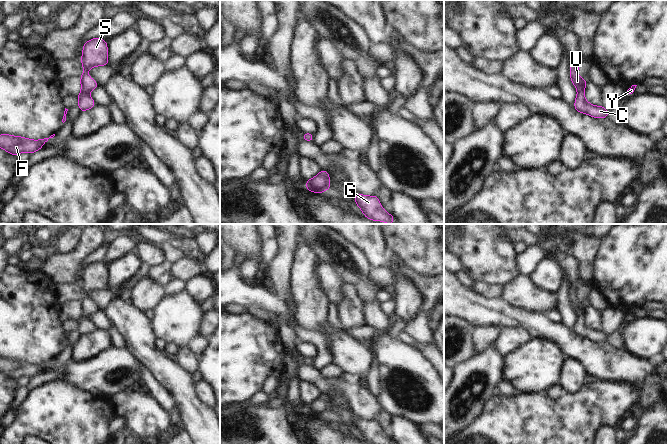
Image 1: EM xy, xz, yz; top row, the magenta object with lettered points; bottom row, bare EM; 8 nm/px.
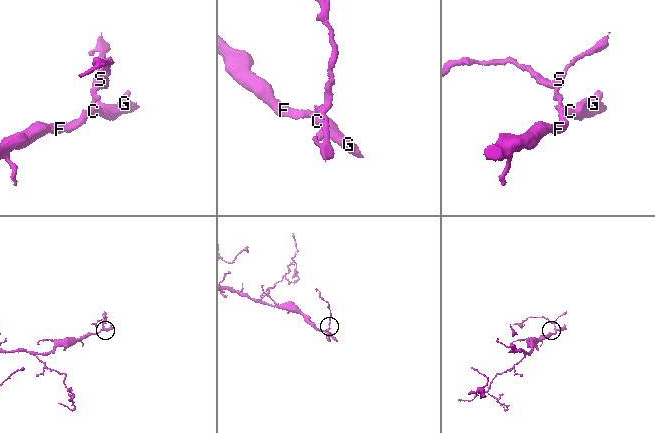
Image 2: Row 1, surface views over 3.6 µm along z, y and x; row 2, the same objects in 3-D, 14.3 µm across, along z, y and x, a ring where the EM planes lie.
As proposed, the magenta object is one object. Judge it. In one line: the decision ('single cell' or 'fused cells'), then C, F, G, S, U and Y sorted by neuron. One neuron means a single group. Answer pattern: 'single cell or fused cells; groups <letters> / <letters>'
single cell; groups C F G S U Y

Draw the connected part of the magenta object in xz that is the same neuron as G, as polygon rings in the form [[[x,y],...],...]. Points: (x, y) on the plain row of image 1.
[[[356,417],[354,425],[362,434],[365,441],[370,444],[395,444],[395,442],[388,438],[381,430],[376,419],[366,420]]]

